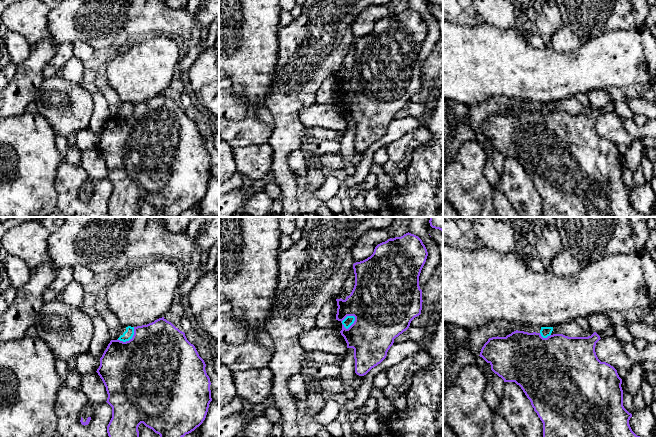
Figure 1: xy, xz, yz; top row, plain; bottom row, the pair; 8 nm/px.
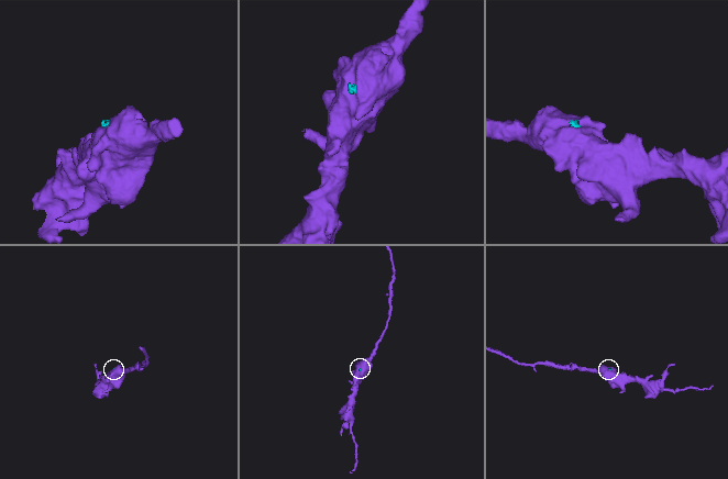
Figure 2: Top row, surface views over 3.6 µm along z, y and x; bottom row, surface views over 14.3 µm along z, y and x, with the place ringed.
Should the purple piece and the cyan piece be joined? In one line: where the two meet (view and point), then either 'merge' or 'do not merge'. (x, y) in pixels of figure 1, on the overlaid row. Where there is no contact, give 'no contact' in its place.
xz (354, 322) | do not merge

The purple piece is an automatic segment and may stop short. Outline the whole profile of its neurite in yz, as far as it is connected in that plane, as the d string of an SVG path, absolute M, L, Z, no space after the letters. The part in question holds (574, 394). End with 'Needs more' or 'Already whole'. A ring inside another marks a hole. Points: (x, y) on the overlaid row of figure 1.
M516 330L506 337L497 336L489 338L482 347L479 356L491 365L491 370L501 377L504 382L515 382L521 387L543 423L543 437L640 437L632 431L629 425L632 414L623 406L622 379L613 366L606 362L601 362L596 355L595 346L600 339L600 336L596 332L588 337L568 337L563 334L553 334L547 338L543 338L540 333L528 333Z. Already whole

